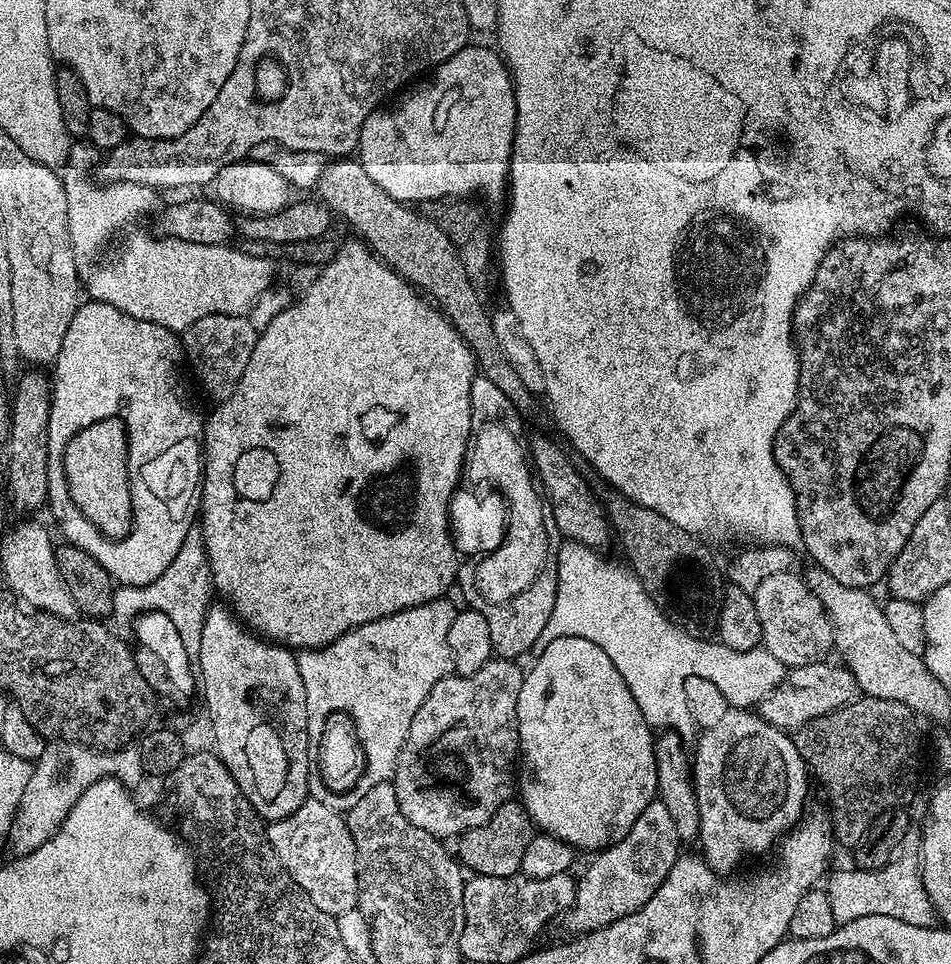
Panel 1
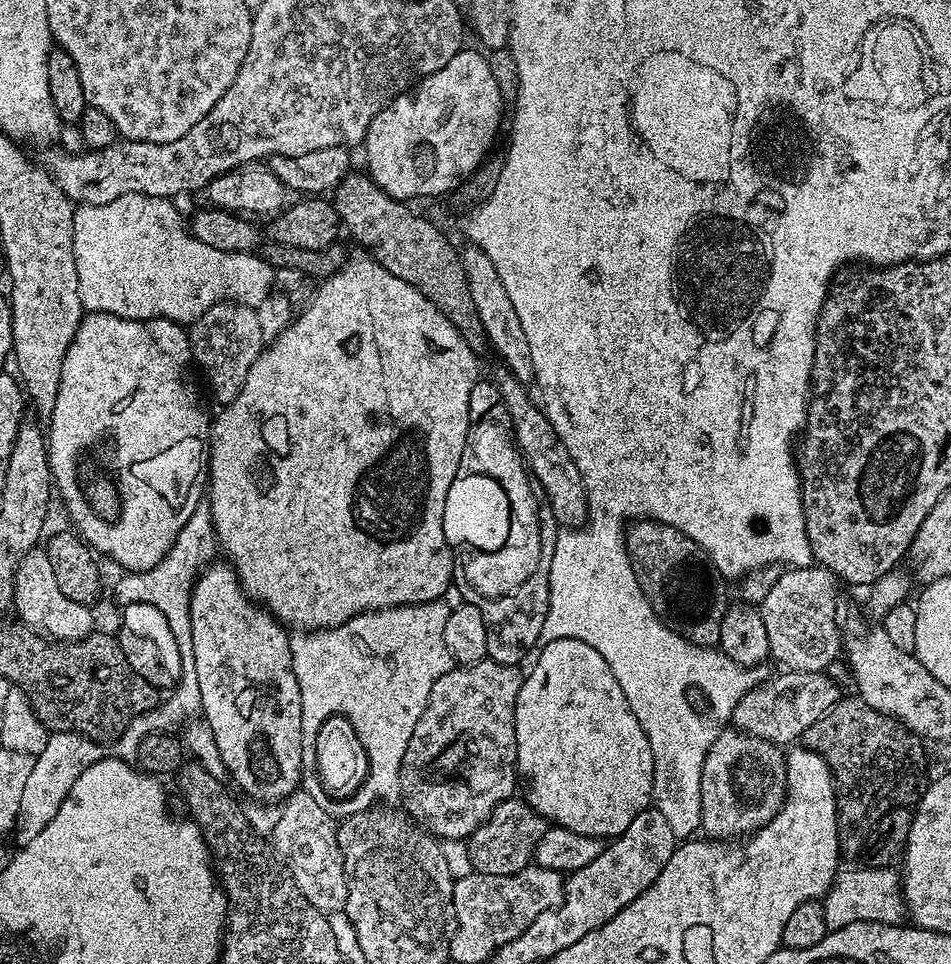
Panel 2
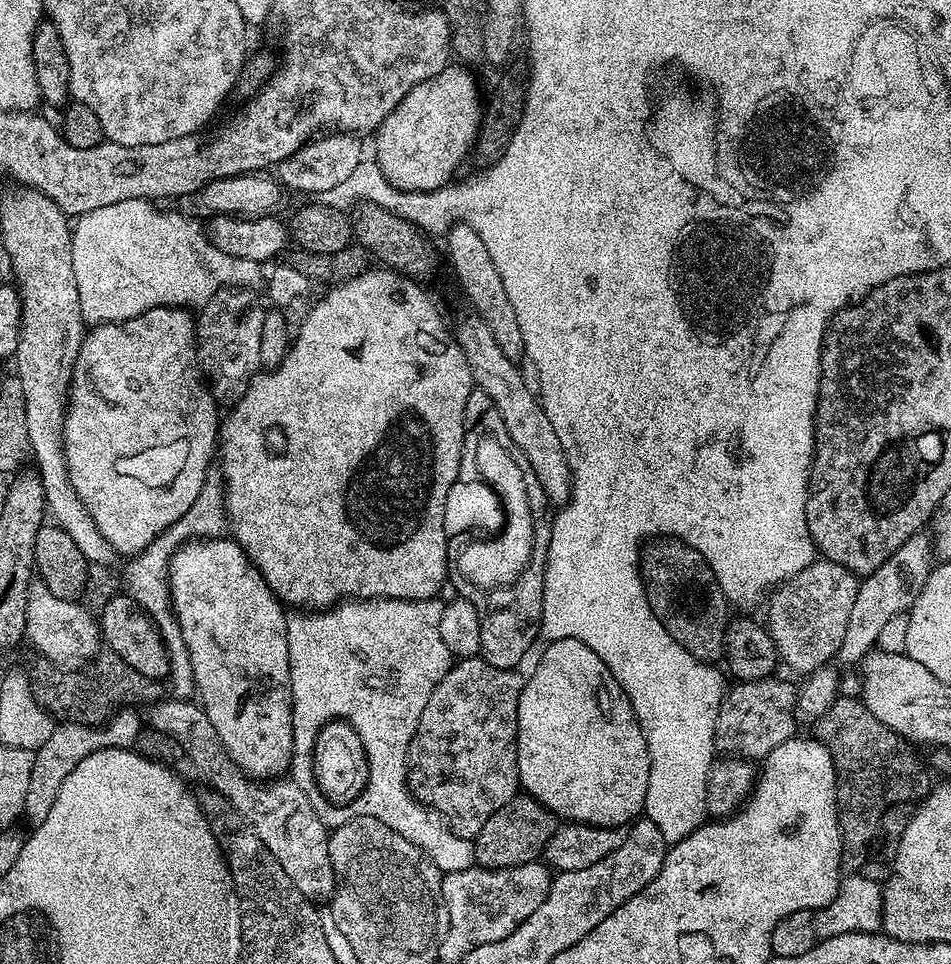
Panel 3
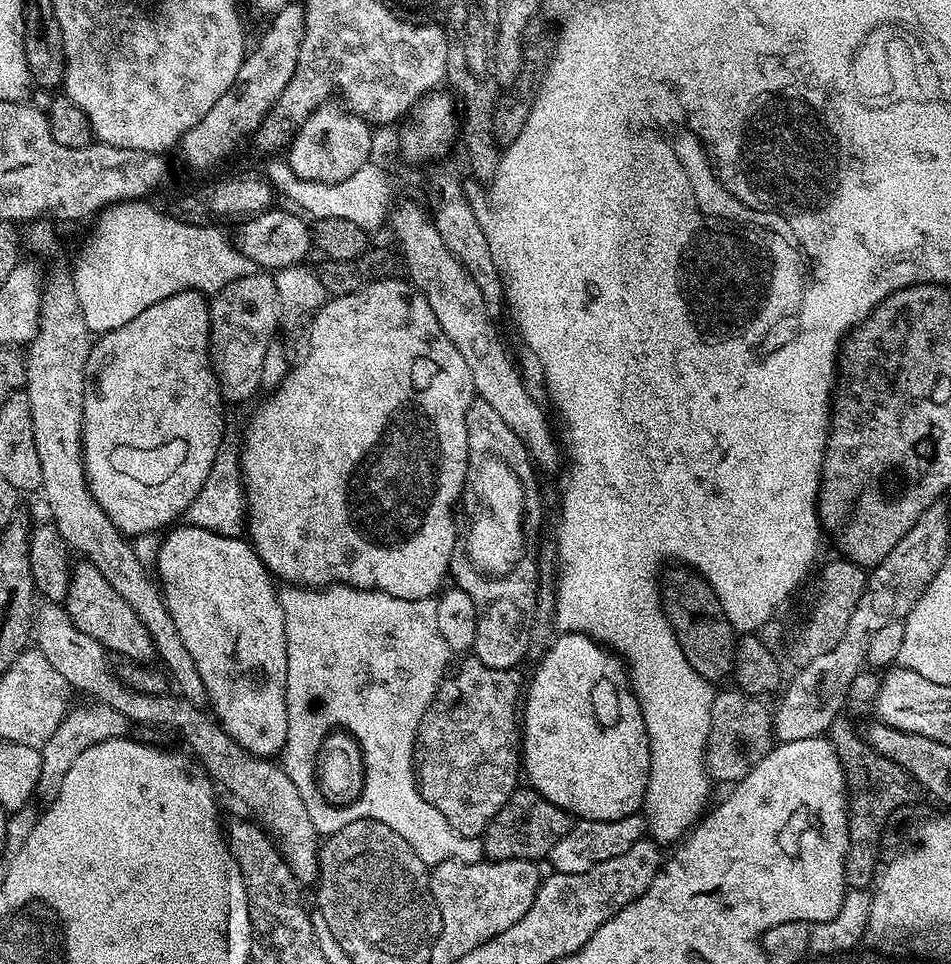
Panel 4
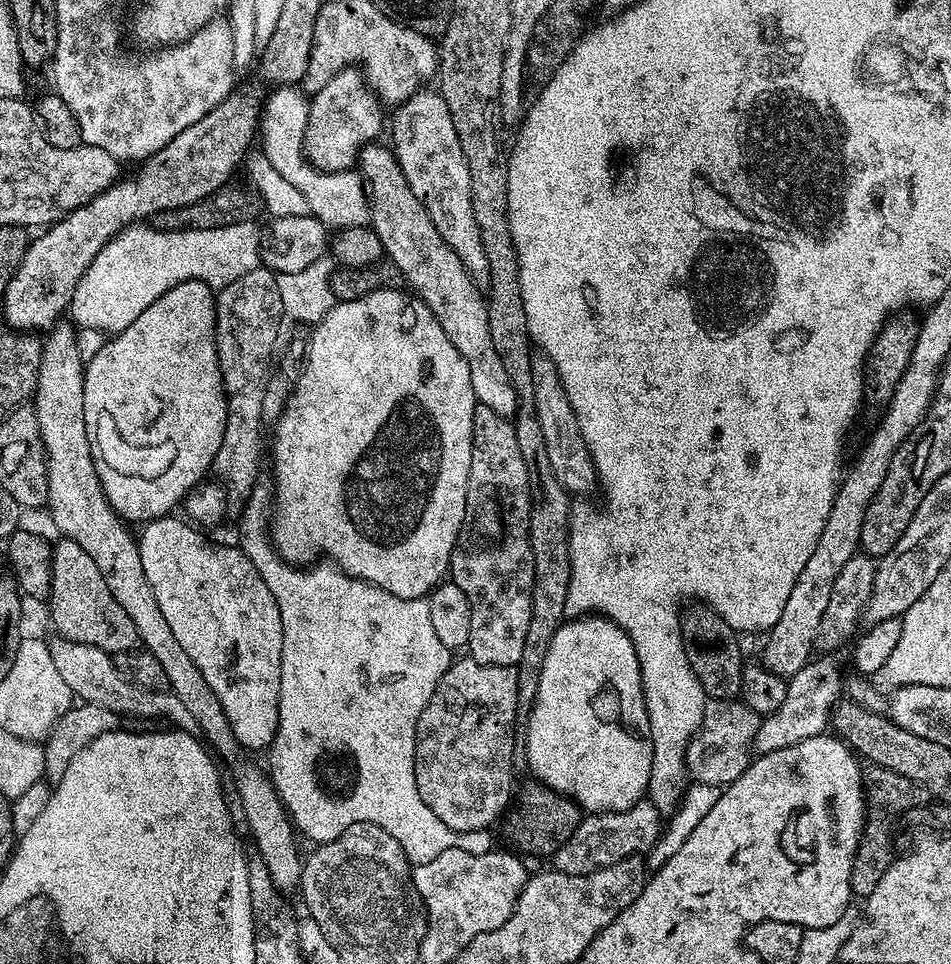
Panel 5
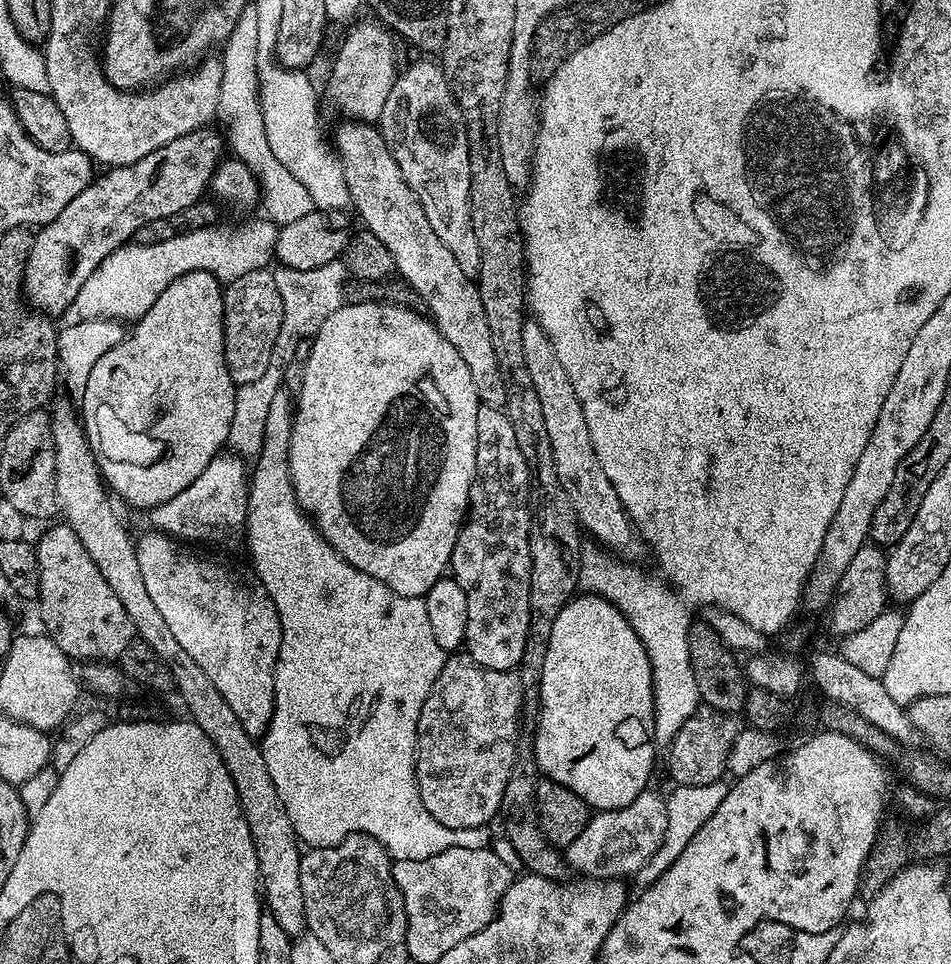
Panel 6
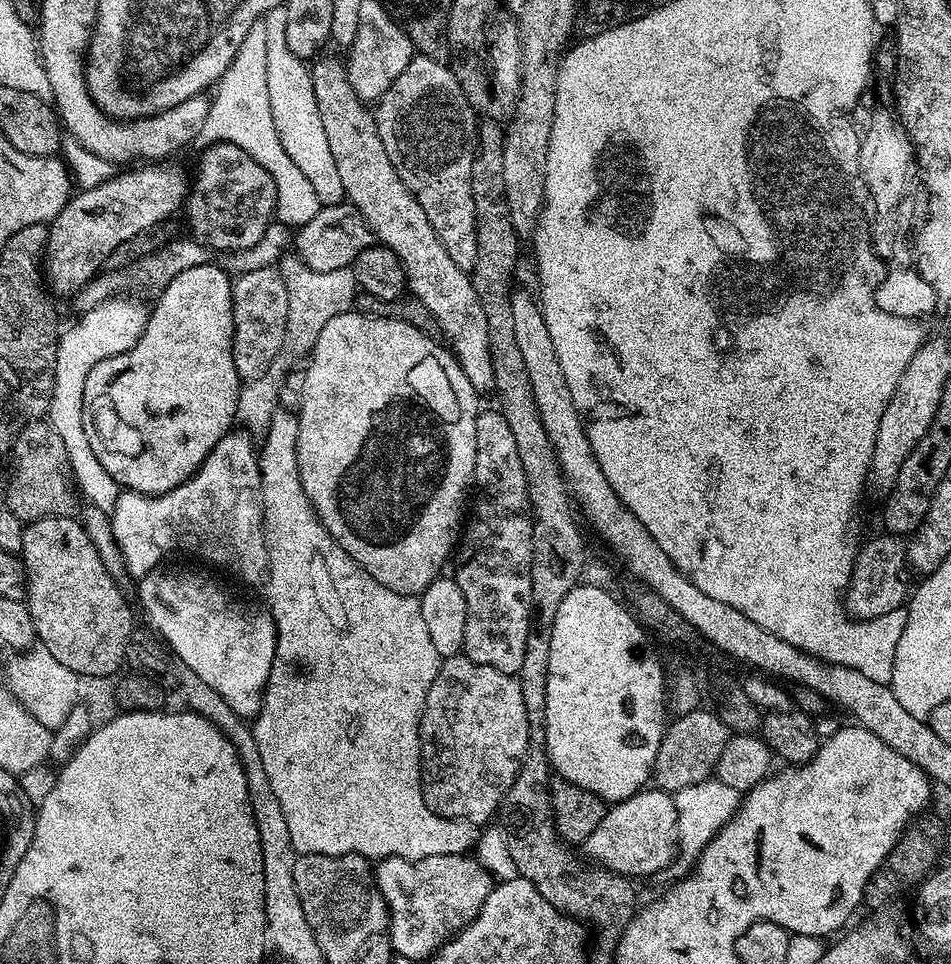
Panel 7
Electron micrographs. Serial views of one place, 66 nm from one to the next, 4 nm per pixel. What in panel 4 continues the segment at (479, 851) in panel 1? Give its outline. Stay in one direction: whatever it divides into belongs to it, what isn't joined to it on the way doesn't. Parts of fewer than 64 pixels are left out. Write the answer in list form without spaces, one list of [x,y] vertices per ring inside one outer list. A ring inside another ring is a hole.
[[[531,786],[517,787],[512,797],[506,802],[506,806],[502,806],[502,810],[498,810],[498,814],[494,814],[492,821],[484,828],[482,839],[485,857],[490,860],[543,861],[550,854],[554,842],[558,842],[558,838],[566,838],[566,834],[570,834],[573,823],[574,817],[569,812],[554,806],[554,802],[542,798],[542,794],[538,794]]]

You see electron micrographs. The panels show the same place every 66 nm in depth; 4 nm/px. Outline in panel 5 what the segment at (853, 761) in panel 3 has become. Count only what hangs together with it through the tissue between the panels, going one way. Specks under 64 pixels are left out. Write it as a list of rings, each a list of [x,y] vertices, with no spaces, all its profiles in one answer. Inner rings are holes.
[[[869,763],[863,769],[862,779],[866,793],[864,831],[856,847],[850,874],[850,886],[853,897],[856,898],[867,898],[874,894],[874,886],[878,886],[882,874],[886,874],[886,870],[891,866],[894,859],[892,827],[895,824],[897,827],[905,812],[909,812],[911,808],[925,807],[930,800],[928,791],[922,786],[918,786],[902,774],[895,773],[894,770],[883,768],[882,765]]]

